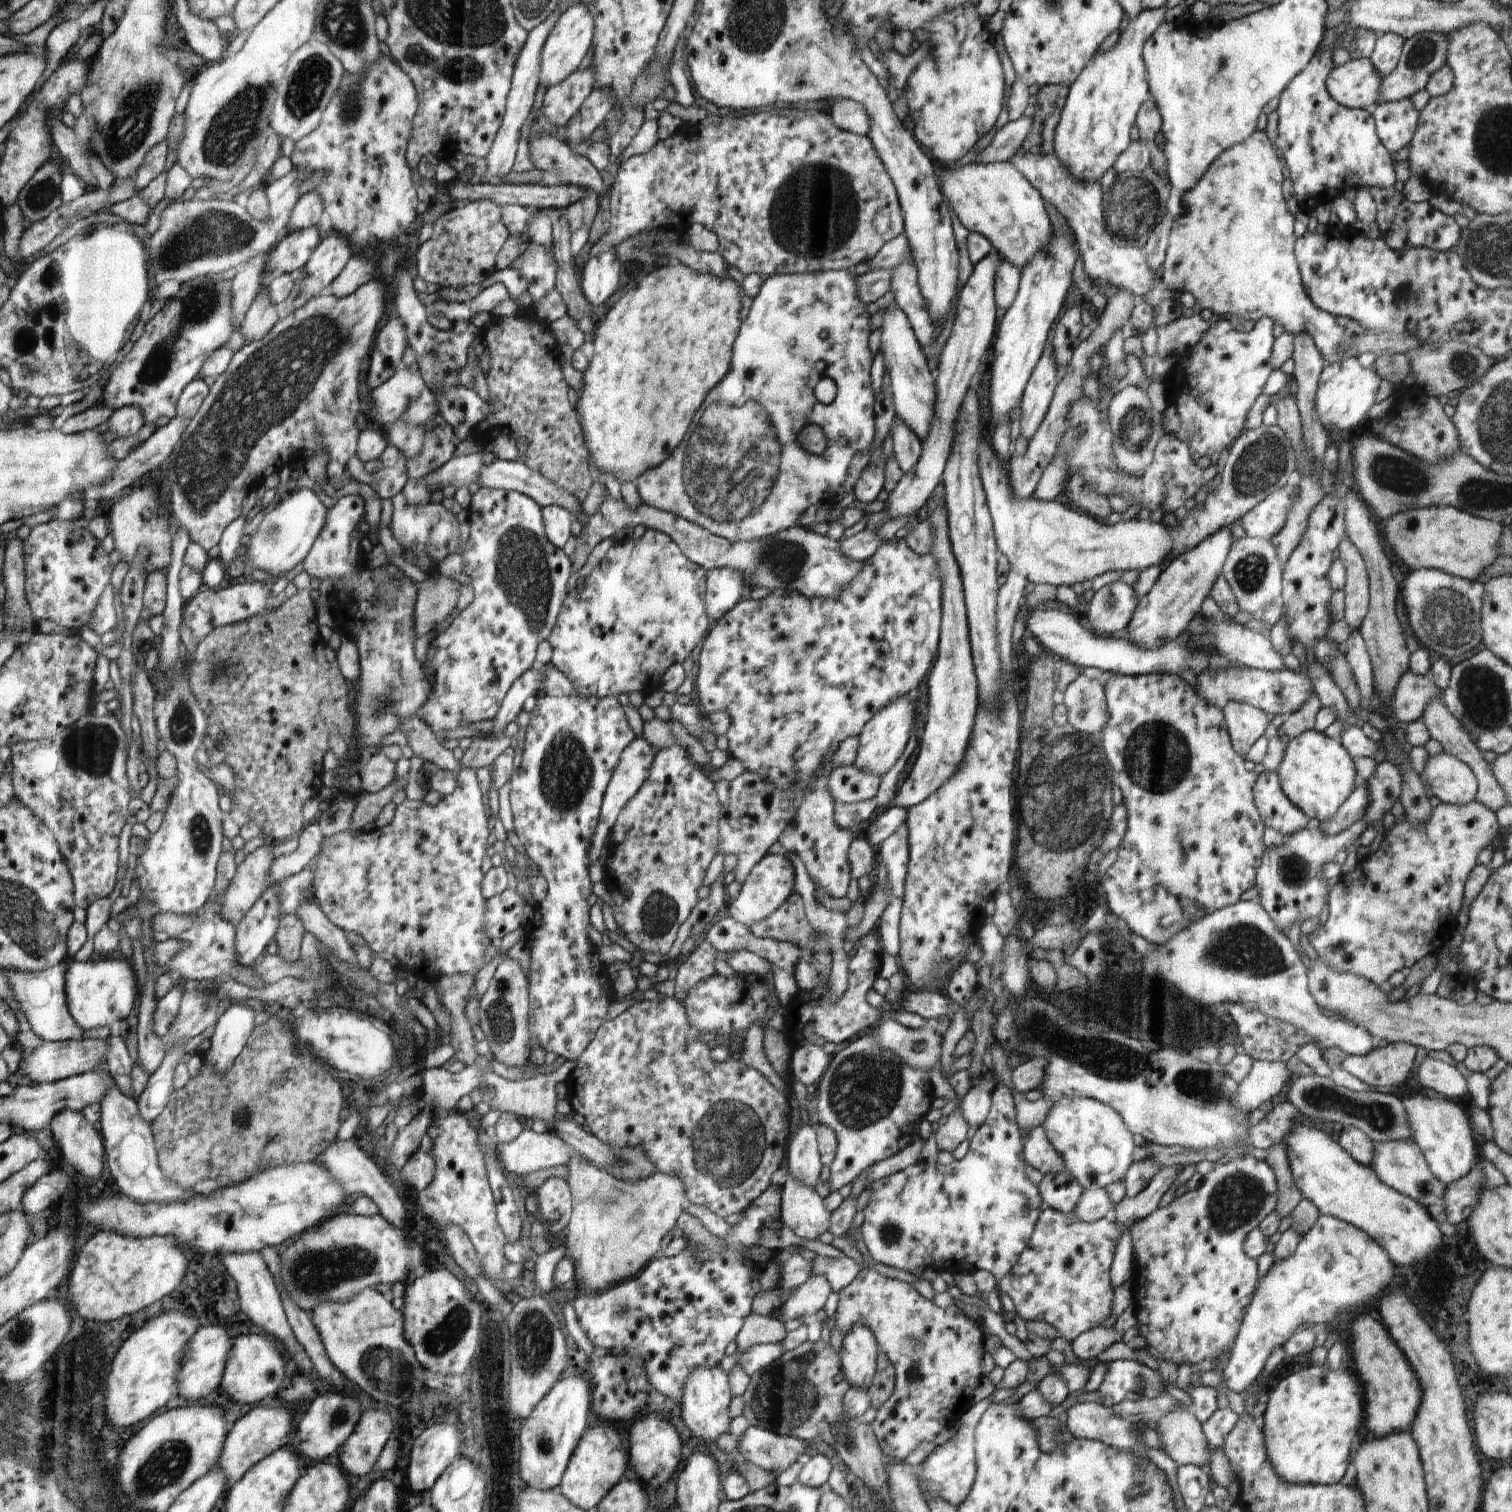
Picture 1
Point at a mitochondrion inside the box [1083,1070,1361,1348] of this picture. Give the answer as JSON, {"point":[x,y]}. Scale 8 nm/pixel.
{"point":[1239,1196]}

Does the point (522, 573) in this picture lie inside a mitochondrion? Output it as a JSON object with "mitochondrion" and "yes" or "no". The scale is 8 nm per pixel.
{"mitochondrion":"yes"}

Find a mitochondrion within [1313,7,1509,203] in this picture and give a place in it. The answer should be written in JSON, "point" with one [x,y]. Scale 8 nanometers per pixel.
{"point":[1424,50]}

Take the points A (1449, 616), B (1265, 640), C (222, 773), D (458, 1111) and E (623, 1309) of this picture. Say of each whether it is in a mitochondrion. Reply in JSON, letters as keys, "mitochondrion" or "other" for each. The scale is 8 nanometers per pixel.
{"A":"mitochondrion","B":"other","C":"other","D":"other","E":"mitochondrion"}

